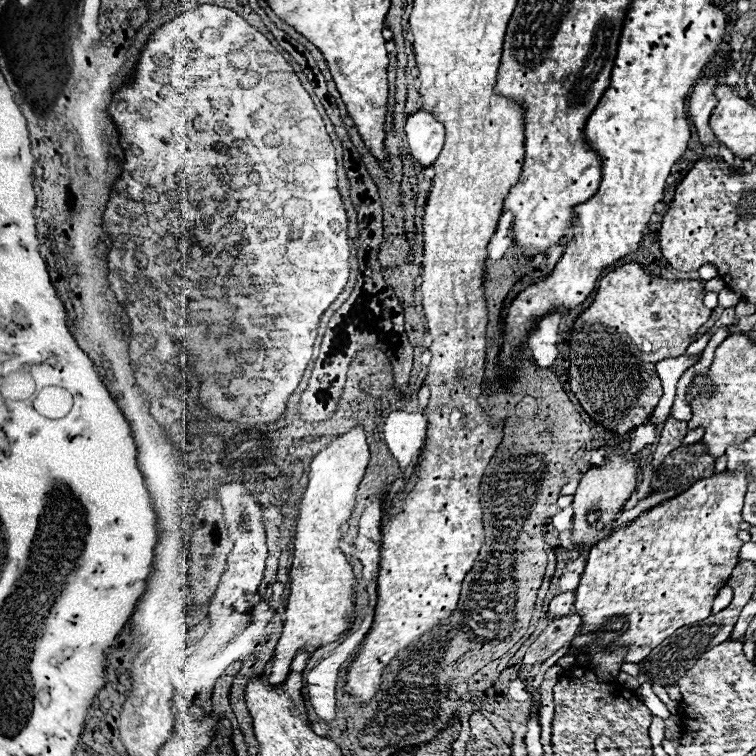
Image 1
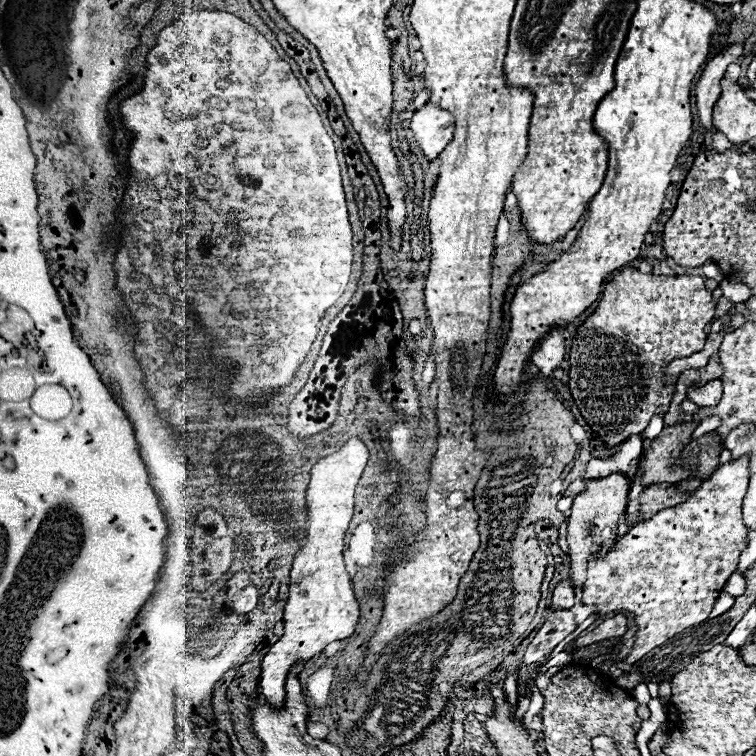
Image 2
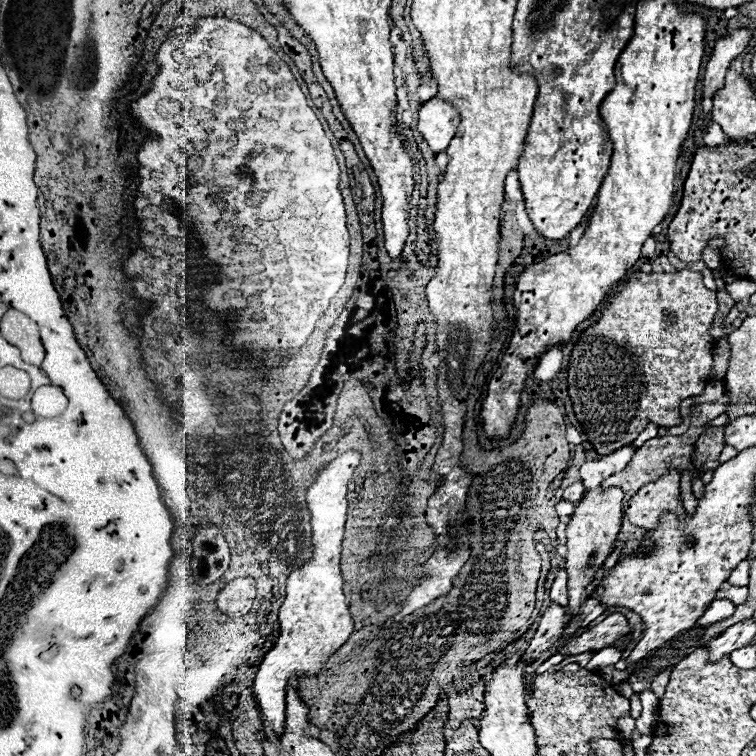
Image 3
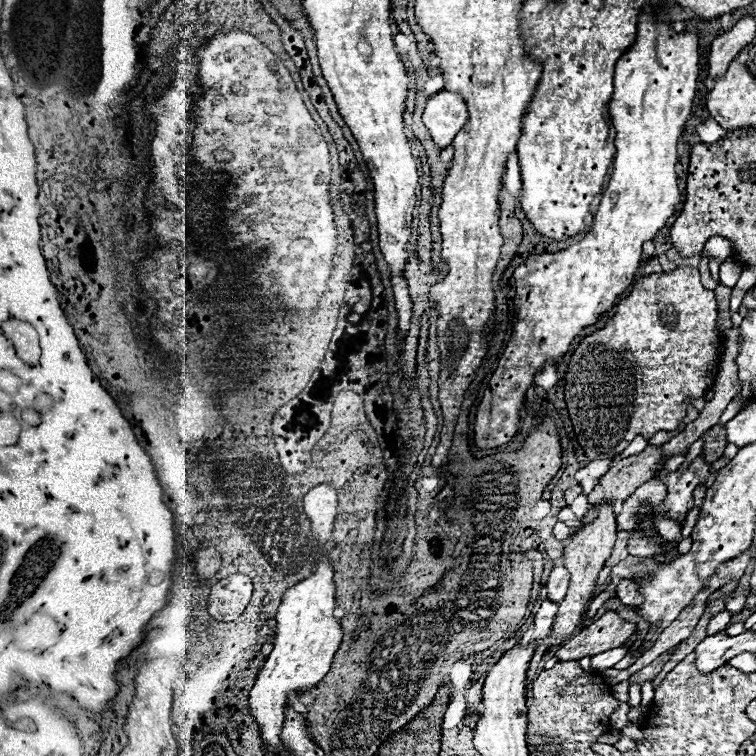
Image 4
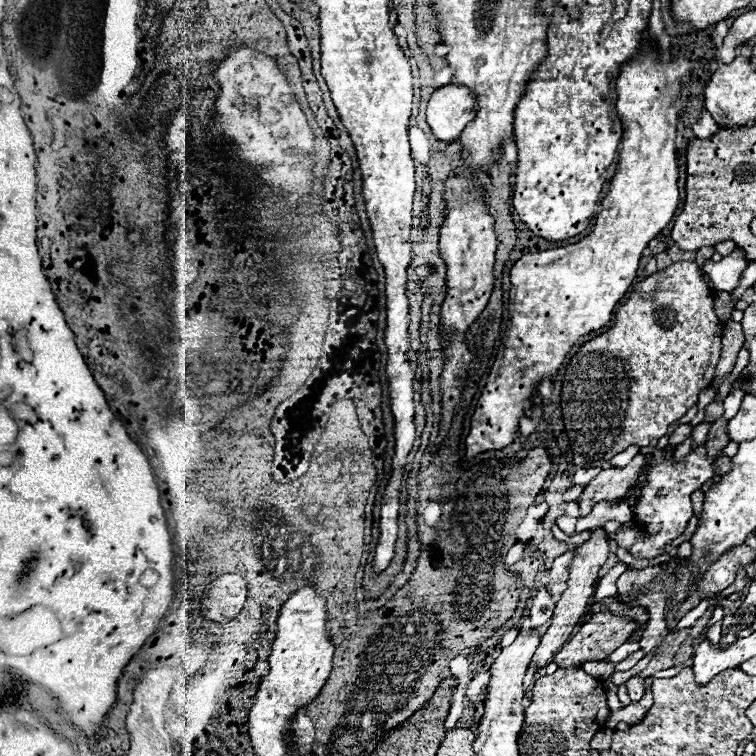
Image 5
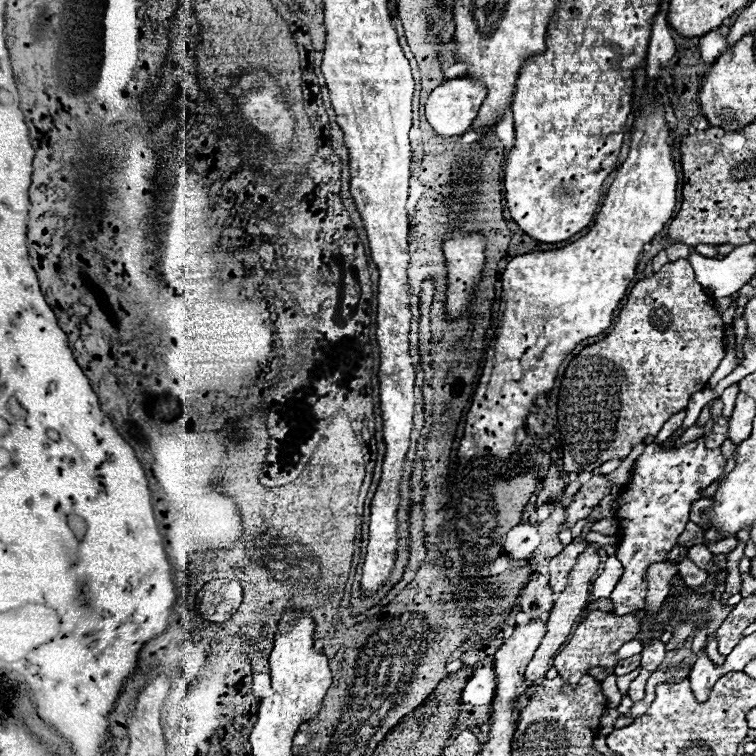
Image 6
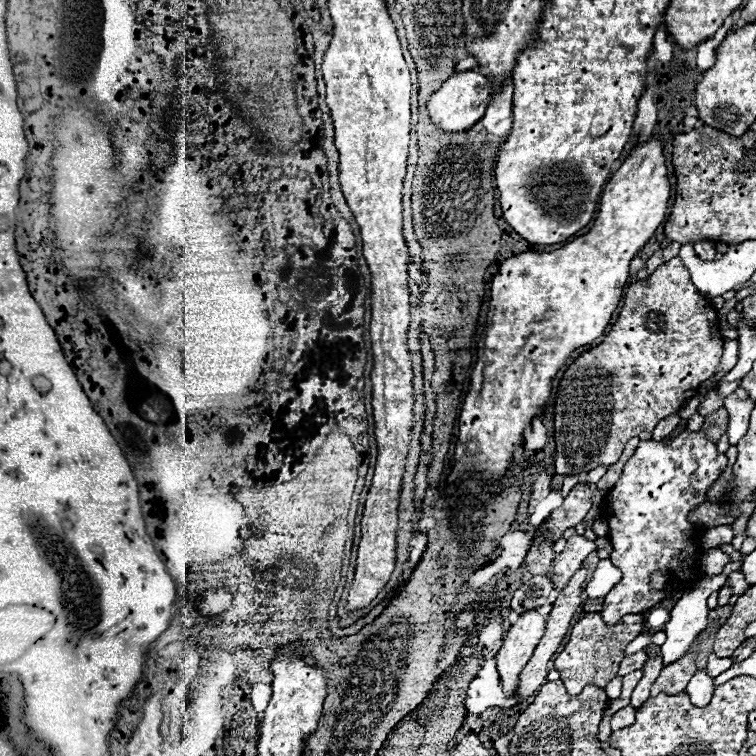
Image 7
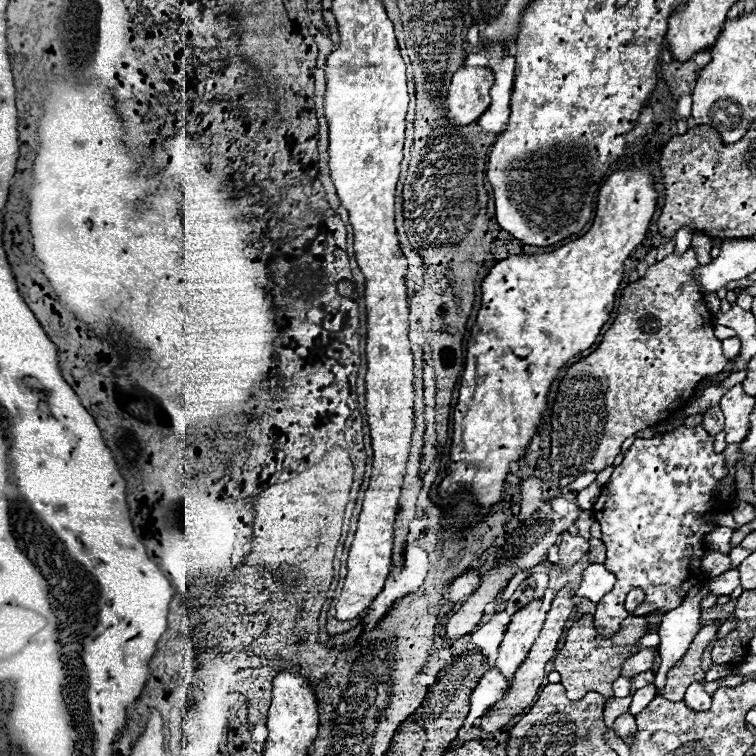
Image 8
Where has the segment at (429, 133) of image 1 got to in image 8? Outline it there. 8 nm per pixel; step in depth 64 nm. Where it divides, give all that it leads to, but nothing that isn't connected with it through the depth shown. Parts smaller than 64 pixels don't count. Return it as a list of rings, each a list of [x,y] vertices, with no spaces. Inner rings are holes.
[[[462,66],[450,80],[446,96],[440,100],[446,116],[456,126],[476,122],[490,106],[494,74],[486,66]]]

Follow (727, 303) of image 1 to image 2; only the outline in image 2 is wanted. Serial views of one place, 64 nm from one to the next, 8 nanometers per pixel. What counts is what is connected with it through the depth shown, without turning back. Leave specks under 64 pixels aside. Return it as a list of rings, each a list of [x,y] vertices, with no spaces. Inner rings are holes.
[[[722,280],[722,298],[734,302],[734,304],[740,304],[744,300],[750,298],[750,288],[744,286],[744,284],[736,284],[736,282],[728,282],[728,280]]]

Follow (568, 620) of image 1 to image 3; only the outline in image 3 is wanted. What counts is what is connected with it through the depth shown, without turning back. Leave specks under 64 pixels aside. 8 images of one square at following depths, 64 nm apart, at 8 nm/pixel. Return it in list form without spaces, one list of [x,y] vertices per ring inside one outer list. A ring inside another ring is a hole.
[[[550,604],[540,620],[540,626],[534,634],[534,638],[530,640],[530,646],[526,650],[526,662],[534,660],[534,652],[538,652],[544,646],[552,646],[556,644],[564,634],[566,634],[566,608]]]

